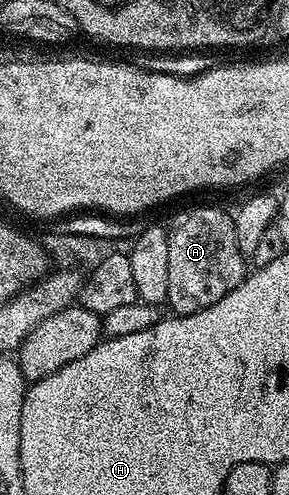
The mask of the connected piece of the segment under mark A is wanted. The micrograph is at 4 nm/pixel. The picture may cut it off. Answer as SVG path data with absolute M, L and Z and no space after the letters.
M212 206L184 210L173 218L167 232L169 242L166 304L175 315L187 316L215 305L246 278L248 262L245 253L239 248L233 215L229 211L226 213Z

